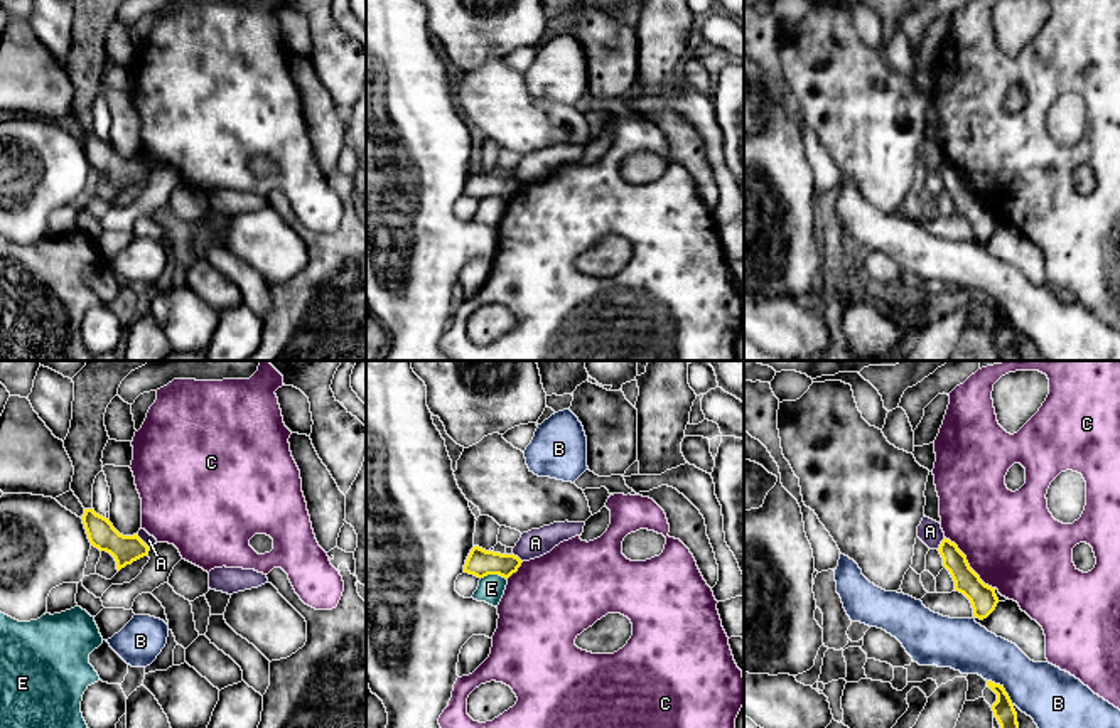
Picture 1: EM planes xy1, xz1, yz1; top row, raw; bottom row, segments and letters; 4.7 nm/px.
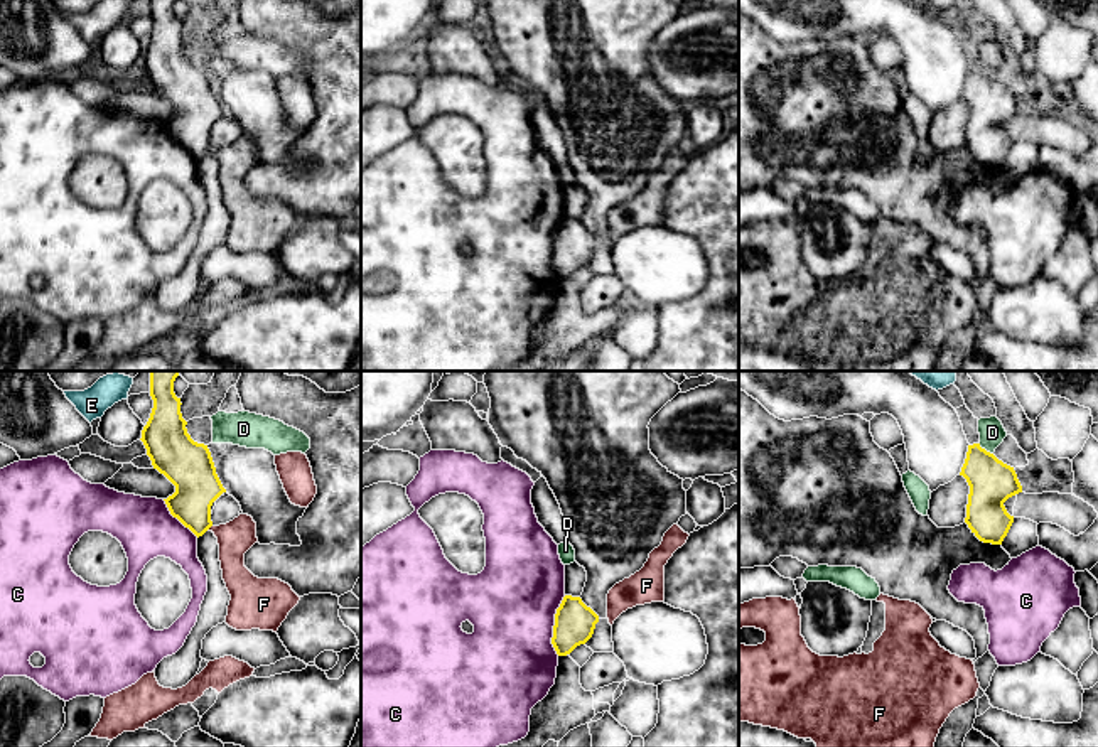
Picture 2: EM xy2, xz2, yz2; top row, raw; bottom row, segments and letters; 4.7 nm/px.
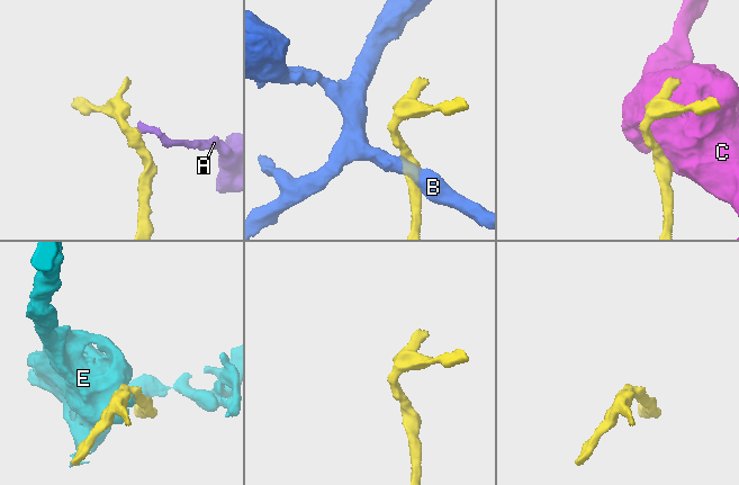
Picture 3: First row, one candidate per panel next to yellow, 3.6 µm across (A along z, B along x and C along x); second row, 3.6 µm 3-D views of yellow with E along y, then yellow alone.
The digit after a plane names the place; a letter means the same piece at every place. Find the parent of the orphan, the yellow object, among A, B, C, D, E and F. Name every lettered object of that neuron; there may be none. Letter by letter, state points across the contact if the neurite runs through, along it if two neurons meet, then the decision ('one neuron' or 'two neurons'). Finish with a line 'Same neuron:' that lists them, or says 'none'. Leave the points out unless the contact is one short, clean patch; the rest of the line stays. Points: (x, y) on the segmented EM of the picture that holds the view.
A: border xy1 (137, 533), (149, 548); two neurons
B: two neurons
C: two neurons
D: border yz2 (979, 442), (992, 454); two neurons
E: two neurons
F: way xy2 (198, 486), (198, 518), (208, 528), (235, 538); one neuron
Same neuron: F

